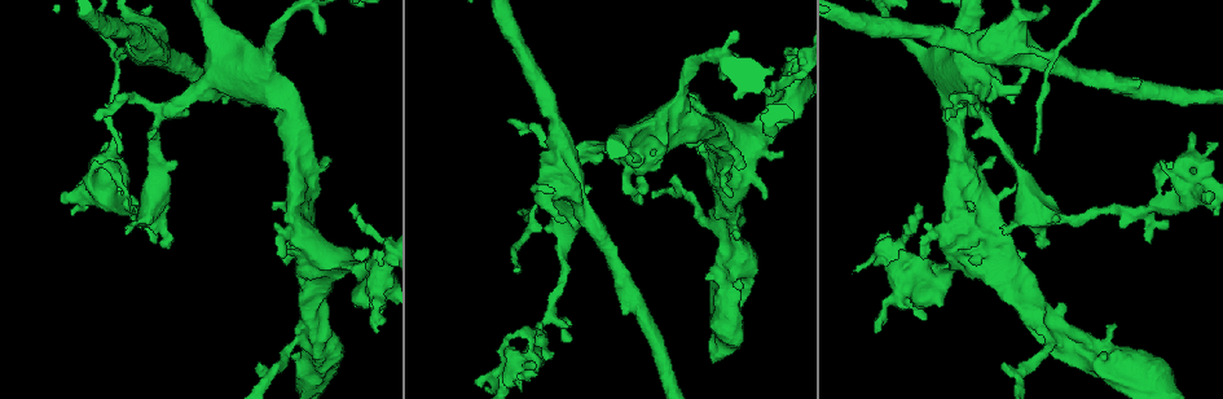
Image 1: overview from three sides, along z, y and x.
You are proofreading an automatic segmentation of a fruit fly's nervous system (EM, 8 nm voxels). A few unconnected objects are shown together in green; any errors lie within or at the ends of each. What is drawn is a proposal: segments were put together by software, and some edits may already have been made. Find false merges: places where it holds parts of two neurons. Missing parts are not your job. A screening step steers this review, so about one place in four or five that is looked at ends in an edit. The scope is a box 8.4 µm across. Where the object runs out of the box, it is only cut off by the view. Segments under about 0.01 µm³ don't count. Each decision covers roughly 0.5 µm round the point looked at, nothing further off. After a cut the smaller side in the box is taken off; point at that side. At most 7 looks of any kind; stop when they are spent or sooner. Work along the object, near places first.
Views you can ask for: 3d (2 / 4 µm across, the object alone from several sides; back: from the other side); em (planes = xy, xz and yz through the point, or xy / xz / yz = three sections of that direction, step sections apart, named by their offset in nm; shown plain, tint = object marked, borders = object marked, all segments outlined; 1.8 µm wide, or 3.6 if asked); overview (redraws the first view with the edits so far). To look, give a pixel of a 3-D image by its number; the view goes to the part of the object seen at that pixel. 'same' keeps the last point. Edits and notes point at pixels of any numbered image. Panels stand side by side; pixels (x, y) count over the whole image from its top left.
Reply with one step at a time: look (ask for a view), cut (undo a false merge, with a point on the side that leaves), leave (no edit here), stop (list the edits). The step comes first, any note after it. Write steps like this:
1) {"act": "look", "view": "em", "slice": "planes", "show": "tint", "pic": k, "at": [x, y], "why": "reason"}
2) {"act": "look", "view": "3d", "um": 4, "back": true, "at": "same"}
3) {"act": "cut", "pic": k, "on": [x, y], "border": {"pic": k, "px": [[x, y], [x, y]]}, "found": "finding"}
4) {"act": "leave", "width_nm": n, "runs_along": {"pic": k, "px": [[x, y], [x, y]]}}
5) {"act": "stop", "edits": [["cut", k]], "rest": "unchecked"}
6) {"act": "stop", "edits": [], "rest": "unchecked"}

{"act": "look", "view": "3d", "um": 2, "pic": 1, "at": [790, 78], "why": "calibre changes"}

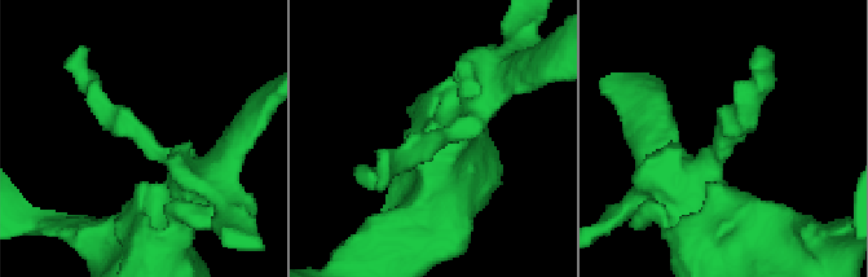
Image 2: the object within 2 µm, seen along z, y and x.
{"act": "look", "view": "em", "slice": "planes", "show": "borders", "pic": 2, "at": [442, 133], "why": "now the EM"}

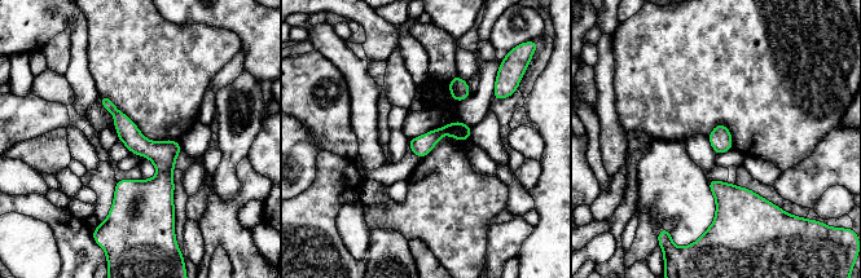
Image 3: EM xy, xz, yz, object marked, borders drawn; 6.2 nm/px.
{"act": "leave", "found": "one neuron here"}

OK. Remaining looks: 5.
{"act": "look", "view": "em", "slice": "xy", "step": 8, "show": "tint", "pic": 1, "at": [113, 162]}

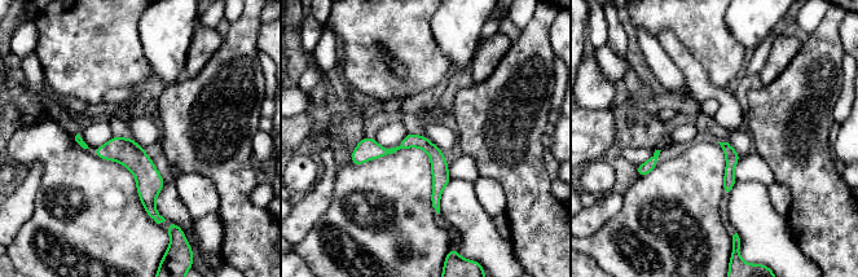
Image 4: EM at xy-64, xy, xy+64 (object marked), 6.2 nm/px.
{"act": "leave", "found": "one neuron here"}

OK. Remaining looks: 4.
{"act": "look", "view": "em", "slice": "planes", "show": "tint", "pic": 1, "at": [1046, 55], "why": "a fork"}

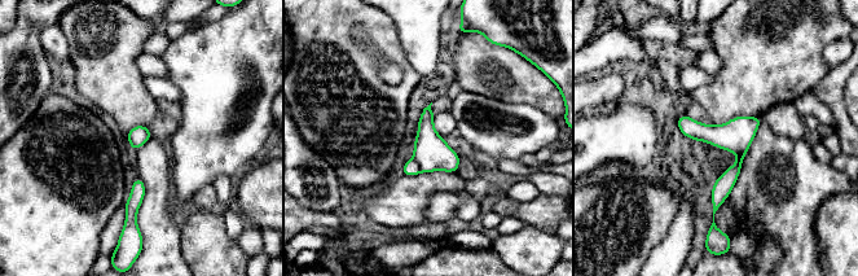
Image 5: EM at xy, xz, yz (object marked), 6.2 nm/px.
{"act": "cut", "pic": 5, "on": [410, 167], "border": {"pic": 5, "px": [[413, 158], [421, 171]]}, "found": "two neurons meet here"}

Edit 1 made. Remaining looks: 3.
{"act": "stop", "edits": [["cut", 5]], "rest": "unchecked"}

